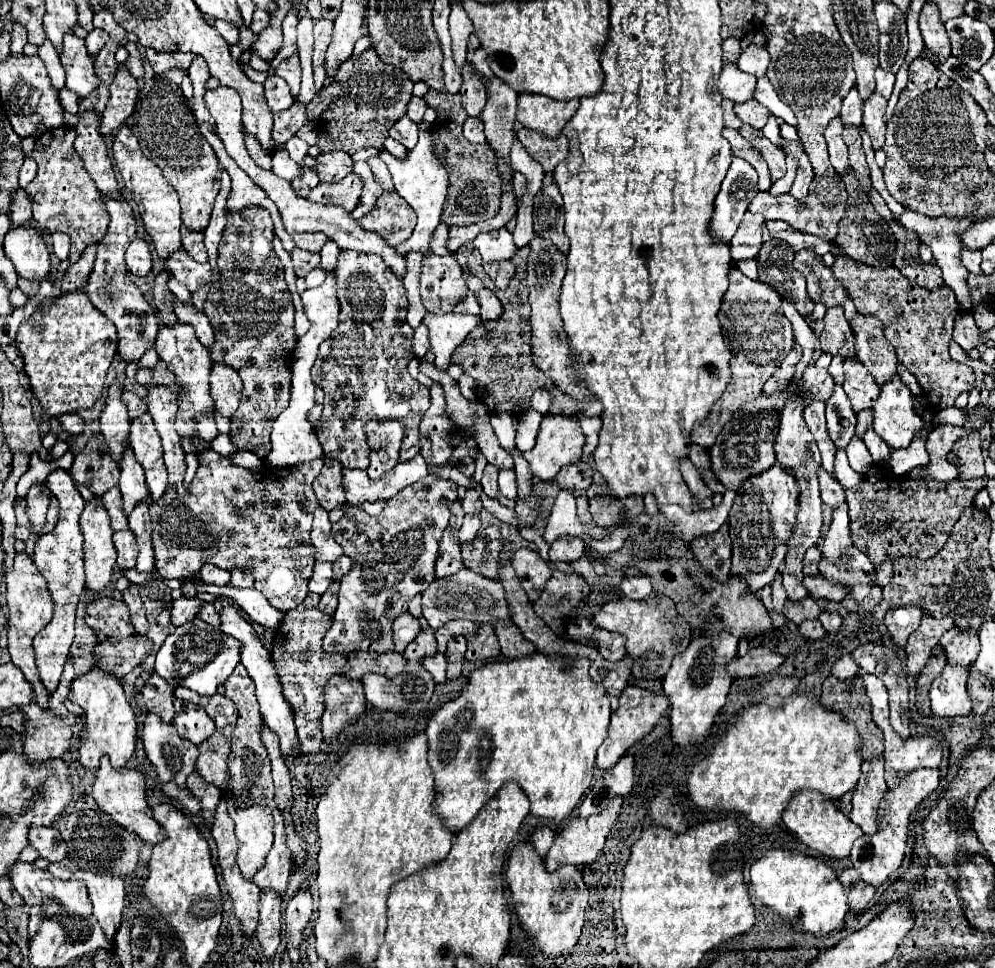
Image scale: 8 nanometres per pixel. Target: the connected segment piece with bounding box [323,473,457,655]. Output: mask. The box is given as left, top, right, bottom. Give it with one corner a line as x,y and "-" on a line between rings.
433,473
413,483
411,487
399,491
385,503
385,509
379,517
371,517
359,507
349,507
345,517
333,523
331,535
343,547
343,553
349,555
355,565
349,573
341,577
339,587
339,605
333,615
333,625
327,631
323,645
327,653
351,653
351,651
373,651
387,653
393,651
393,635
391,625
397,615
407,611
407,603
421,593
435,579
435,561
439,551
439,539
449,523
449,505
457,499
457,485
453,481
445,481
435,477

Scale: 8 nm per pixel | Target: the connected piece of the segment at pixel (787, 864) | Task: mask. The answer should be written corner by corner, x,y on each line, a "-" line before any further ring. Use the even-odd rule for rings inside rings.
771,849
767,851
761,861
755,861
751,867
751,885
755,897
761,899
769,909
779,913
781,917
789,919
799,929
811,935
827,935
843,927
843,919
849,911
847,895
843,885
839,883
835,871
817,857
809,857
797,851
787,849
-
781,887
779,891
773,891

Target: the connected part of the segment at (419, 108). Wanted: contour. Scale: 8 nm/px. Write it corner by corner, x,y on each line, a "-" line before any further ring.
413,97
413,99
409,101
409,107
407,107
407,115
409,115
409,119
411,119
411,121
415,121
415,123
421,123
425,109
427,109
425,101
423,101
421,97

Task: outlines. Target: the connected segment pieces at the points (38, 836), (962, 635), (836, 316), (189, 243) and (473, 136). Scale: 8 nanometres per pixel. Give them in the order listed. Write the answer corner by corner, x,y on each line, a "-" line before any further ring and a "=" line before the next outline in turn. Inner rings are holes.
29,827
27,839
51,863
67,857
67,845
55,827
=
955,625
953,629
945,631
941,645
945,649
949,665
969,667
979,655
979,631
961,631
961,627
=
829,307
825,315
825,327
821,331
821,349
829,355
843,355
843,357
855,357
855,339
853,331
849,327
849,321
845,319
843,307
=
181,227
181,235
183,235
183,247
185,247
185,251
197,263
205,263
207,261
207,251
203,247
203,233
201,231
187,231
187,227
=
467,117
465,125
463,125
463,135
471,143
487,143
487,139
483,135
483,123
479,117

